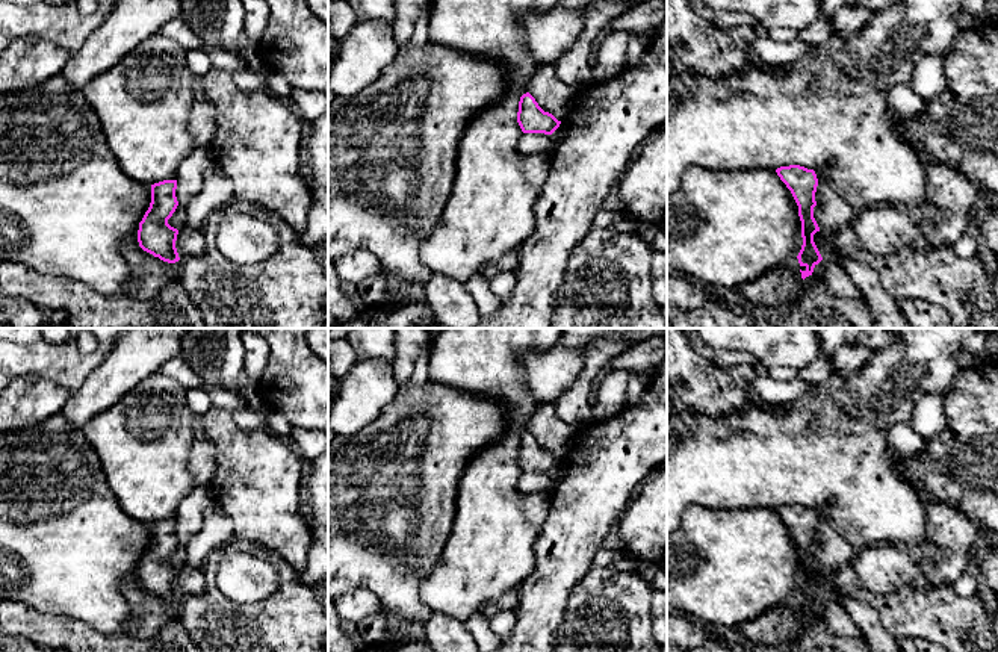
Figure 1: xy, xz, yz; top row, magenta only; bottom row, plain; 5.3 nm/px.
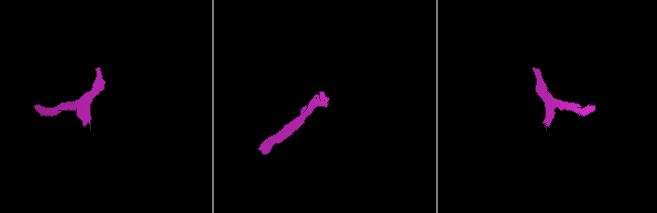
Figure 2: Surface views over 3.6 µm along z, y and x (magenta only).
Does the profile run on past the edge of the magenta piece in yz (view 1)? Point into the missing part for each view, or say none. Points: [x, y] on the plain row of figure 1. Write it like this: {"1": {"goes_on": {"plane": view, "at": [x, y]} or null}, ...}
{"1": {"goes_on": {"plane": "yz", "at": [815, 637]}}}

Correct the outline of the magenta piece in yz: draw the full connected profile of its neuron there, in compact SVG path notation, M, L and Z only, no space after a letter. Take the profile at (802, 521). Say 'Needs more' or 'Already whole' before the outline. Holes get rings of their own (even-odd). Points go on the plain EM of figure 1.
Needs more. M789 504L777 507L776 511L791 529L798 545L803 576L797 598L801 605L800 619L804 628L800 637L785 652L871 652L860 635L854 638L833 635L823 620L814 616L814 607L823 599L814 581L814 573L820 570L814 557L814 546L817 545L815 531L818 525L815 510L800 504Z

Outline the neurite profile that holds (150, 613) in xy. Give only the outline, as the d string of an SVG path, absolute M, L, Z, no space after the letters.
M136 573L122 581L121 593L132 610L126 632L135 637L154 637L171 620L180 620L178 601L168 602L144 590Z

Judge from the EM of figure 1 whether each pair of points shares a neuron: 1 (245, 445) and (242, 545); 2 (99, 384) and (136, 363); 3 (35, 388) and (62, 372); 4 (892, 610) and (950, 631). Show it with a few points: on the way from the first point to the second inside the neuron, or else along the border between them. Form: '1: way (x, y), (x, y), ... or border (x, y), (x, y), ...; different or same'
1: border (236, 536), (253, 540), (275, 552); different
2: way (108, 383), (127, 365); same
3: border (15, 377), (47, 377), (70, 392); different
4: way (906, 613), (933, 614), (936, 617); same

